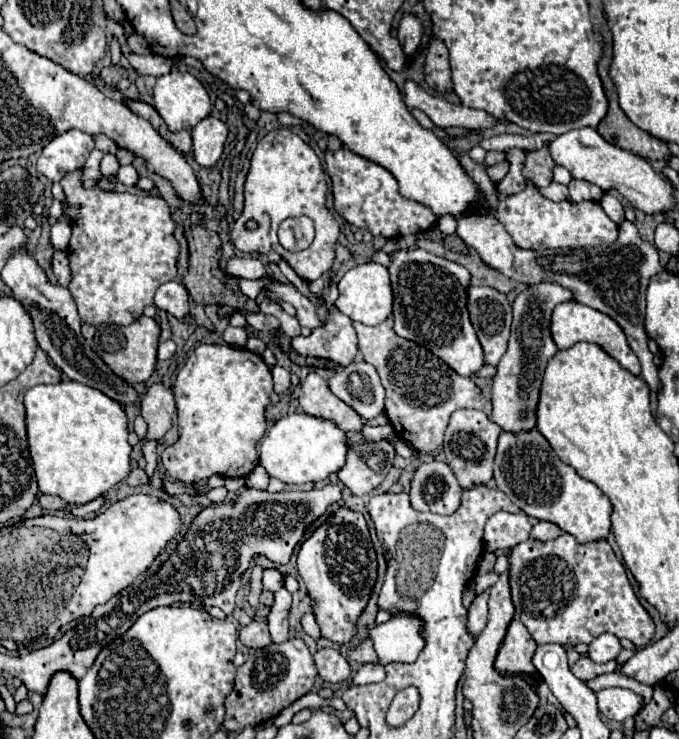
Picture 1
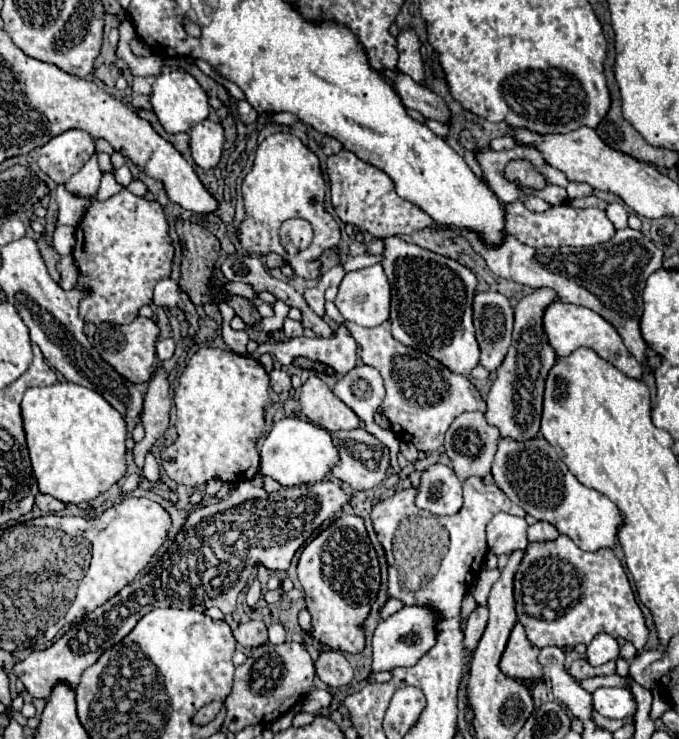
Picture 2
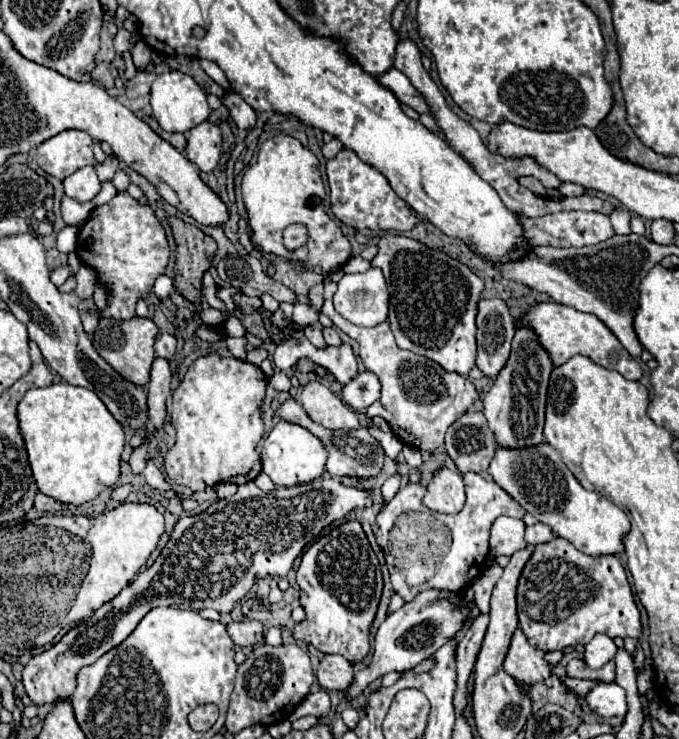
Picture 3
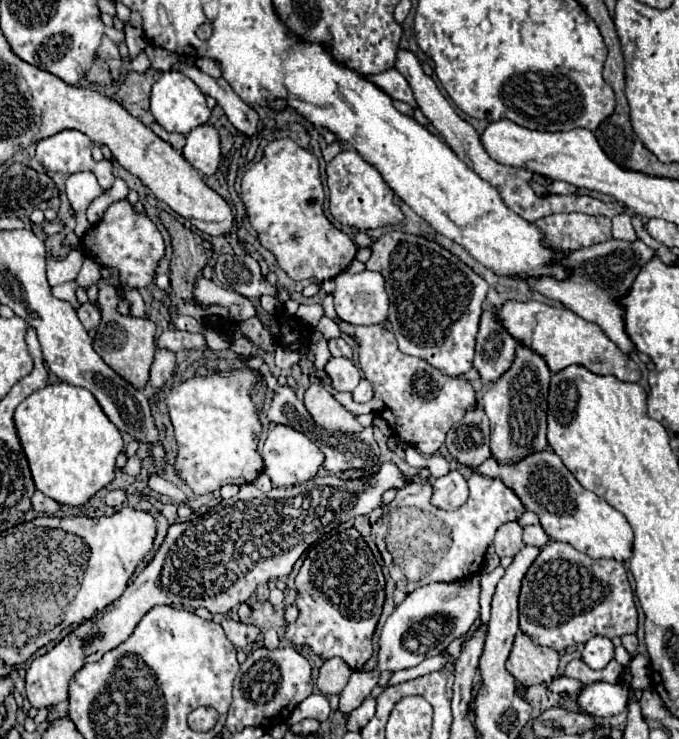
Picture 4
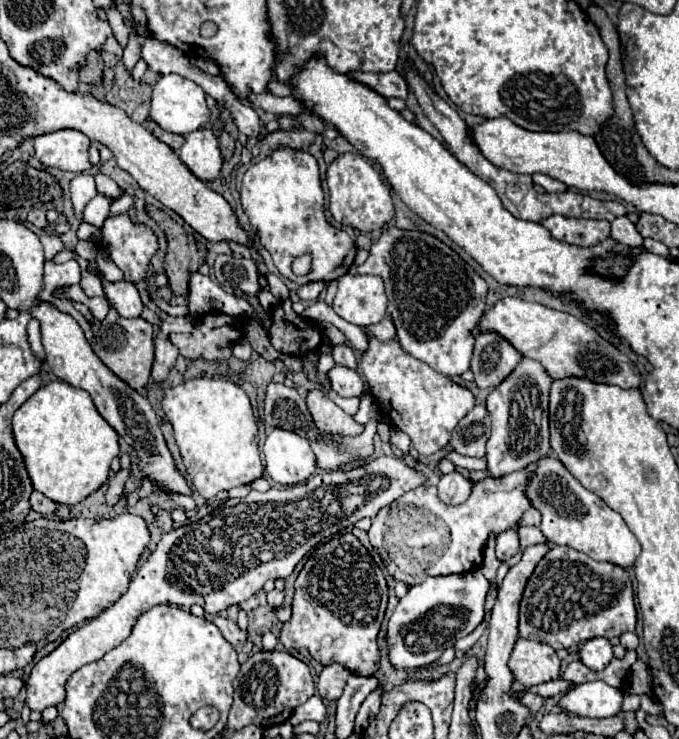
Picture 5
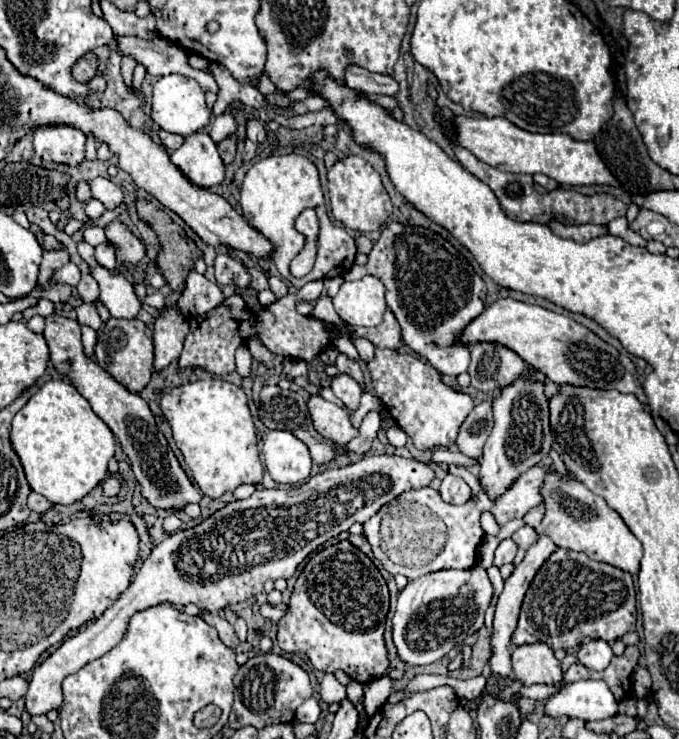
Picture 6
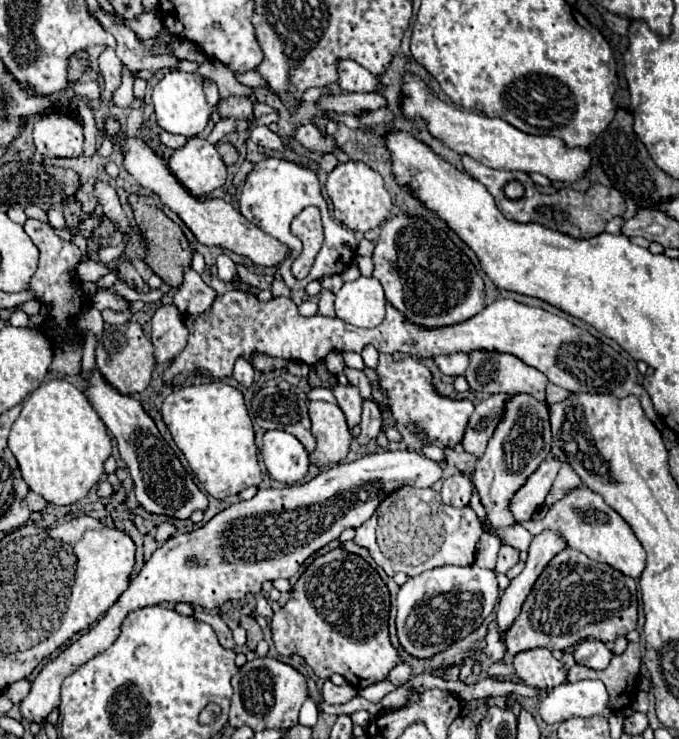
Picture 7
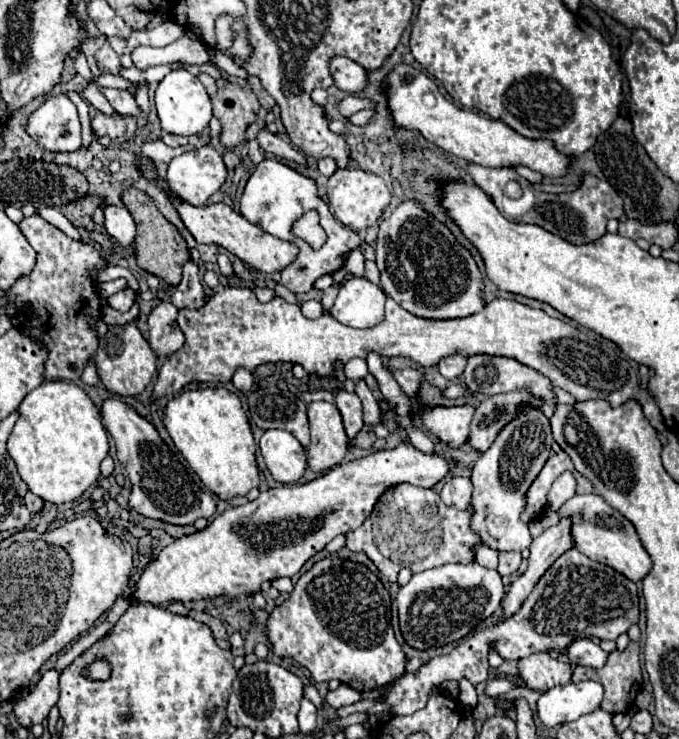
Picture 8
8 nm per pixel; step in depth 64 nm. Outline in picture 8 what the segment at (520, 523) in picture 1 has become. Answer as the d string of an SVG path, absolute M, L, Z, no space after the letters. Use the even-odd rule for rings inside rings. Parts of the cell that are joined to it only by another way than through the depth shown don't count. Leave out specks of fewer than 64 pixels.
M500 552L498 572L500 572L502 576L510 576L510 574L514 574L514 572L518 570L518 566L520 566L520 560L522 560L520 552Z

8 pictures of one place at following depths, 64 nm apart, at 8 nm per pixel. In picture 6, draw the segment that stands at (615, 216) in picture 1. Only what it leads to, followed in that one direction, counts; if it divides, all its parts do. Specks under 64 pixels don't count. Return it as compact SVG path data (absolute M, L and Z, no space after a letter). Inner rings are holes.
M625 216L614 218L612 222L609 222L608 233L618 236L618 238L622 238L622 240L628 242L628 244L634 244L634 246L646 246L646 240L644 240L640 234L636 234L636 232L628 226L628 220L626 220Z

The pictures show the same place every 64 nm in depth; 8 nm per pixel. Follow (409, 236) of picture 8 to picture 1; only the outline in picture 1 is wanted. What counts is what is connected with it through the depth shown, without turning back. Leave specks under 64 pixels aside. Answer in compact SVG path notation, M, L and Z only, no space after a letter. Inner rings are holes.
M420 248L394 252L388 270L394 290L394 332L434 352L456 374L474 376L484 366L484 352L466 310L470 272Z

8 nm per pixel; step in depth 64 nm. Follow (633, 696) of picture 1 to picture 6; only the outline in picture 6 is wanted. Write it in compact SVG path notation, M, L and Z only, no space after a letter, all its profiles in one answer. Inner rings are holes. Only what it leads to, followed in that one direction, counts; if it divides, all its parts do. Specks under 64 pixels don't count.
M582 680L582 682L560 686L560 690L548 698L546 714L552 718L568 716L568 718L578 718L578 720L604 720L608 716L618 714L618 700L610 692L608 684L604 684L604 680Z

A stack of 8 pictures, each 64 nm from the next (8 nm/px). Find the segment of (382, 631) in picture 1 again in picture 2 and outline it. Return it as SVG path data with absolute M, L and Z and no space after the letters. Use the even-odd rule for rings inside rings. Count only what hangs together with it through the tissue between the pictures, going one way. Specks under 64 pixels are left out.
M404 606L388 620L380 622L372 636L372 672L392 670L398 666L414 666L422 654L434 646L436 636L436 614L426 606Z

